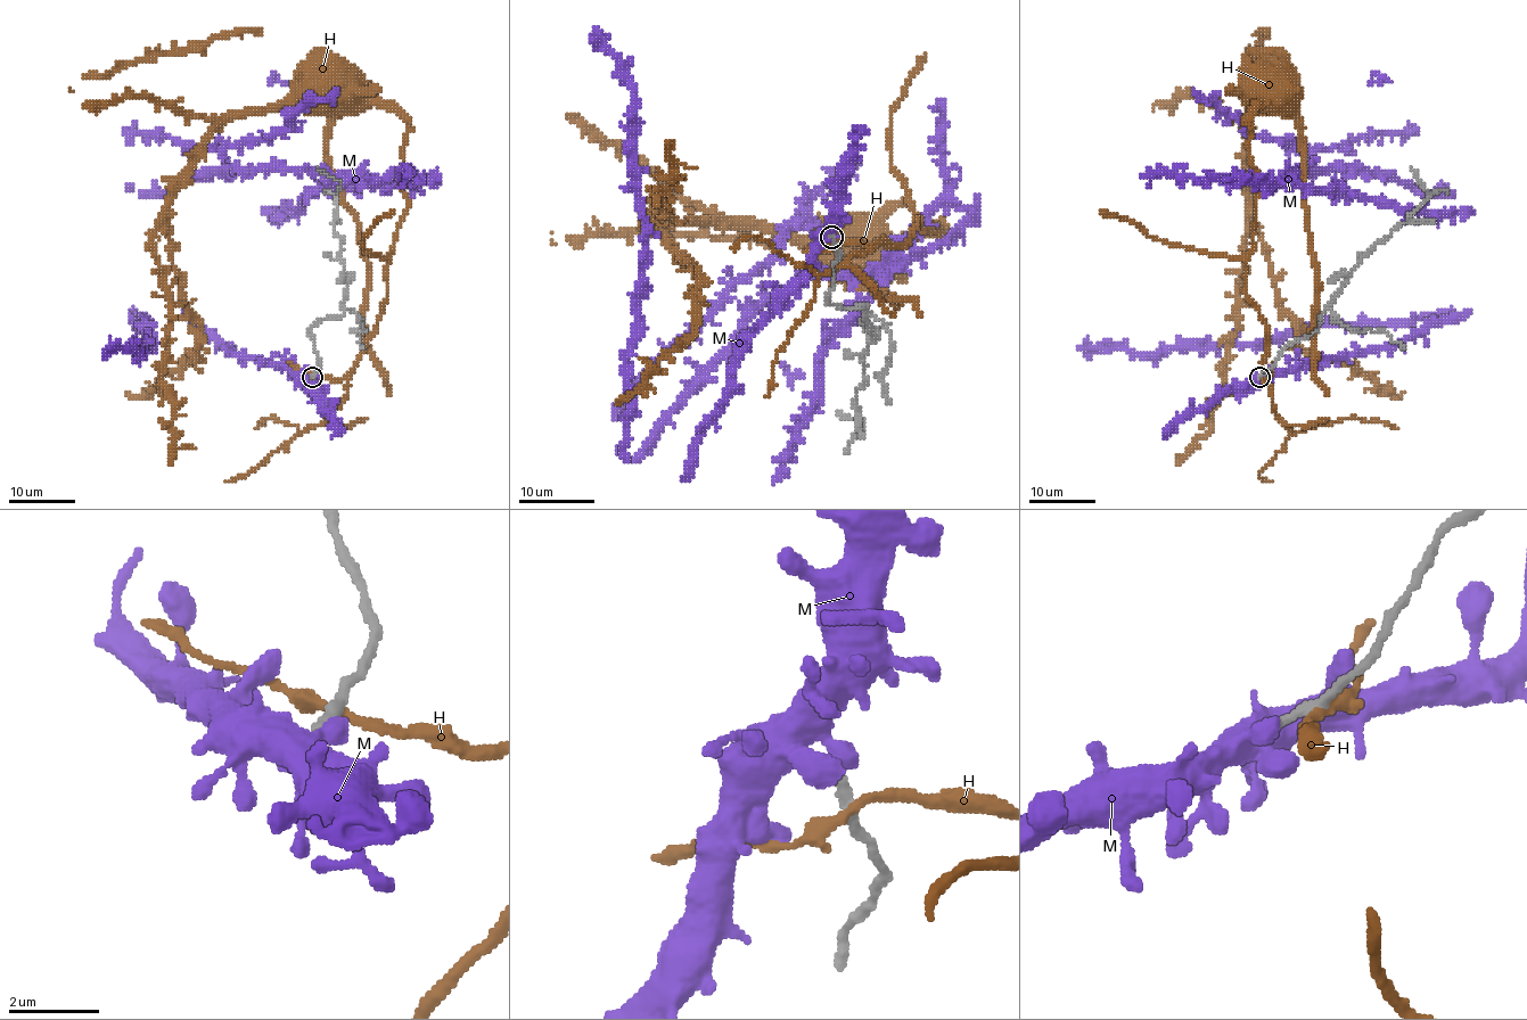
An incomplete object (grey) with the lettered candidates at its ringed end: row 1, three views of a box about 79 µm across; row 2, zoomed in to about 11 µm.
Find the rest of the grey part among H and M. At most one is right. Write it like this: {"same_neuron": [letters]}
{"same_neuron": []}

